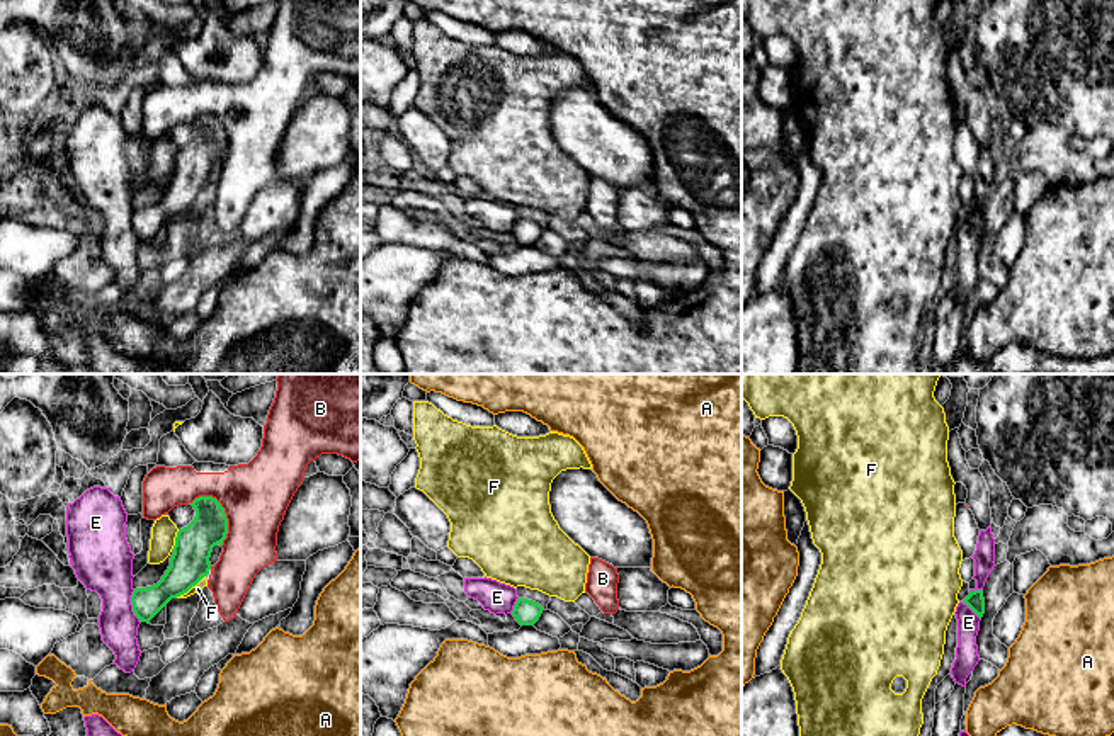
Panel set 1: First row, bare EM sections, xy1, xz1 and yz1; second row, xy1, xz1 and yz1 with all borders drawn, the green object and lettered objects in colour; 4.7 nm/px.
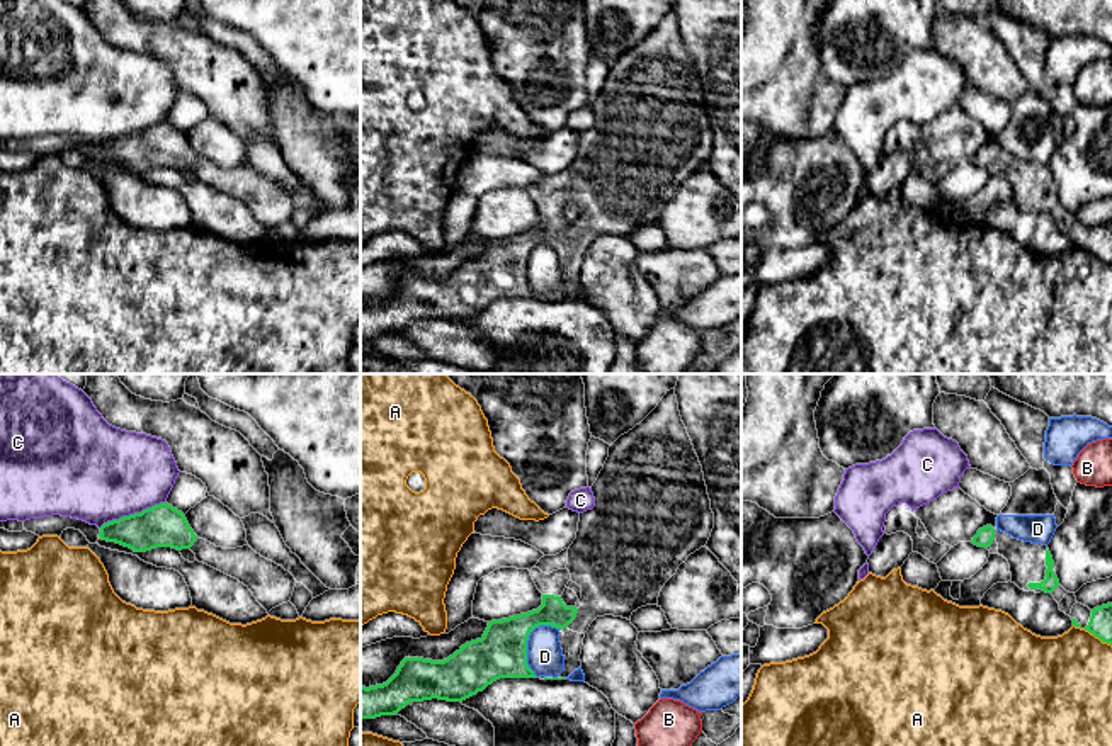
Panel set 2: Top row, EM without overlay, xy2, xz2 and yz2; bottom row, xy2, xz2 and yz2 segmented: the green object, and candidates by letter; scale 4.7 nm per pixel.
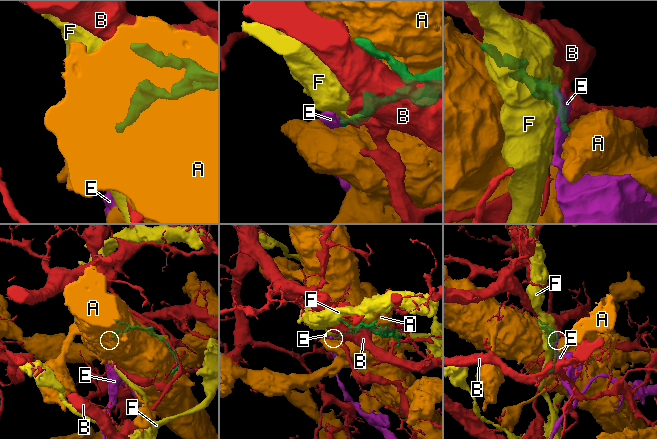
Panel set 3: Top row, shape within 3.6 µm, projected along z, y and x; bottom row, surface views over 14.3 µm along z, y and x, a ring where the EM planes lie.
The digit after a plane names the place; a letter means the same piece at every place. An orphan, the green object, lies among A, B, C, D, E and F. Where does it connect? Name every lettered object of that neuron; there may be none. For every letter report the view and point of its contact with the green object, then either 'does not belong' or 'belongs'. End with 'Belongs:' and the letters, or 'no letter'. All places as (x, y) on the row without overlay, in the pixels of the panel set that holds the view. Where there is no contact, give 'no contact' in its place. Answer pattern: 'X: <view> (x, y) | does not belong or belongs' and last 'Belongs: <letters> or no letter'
A: yz2 (1097, 255) | does not belong
B: xy1 (225, 135) | does not belong
C: xy2 (131, 135) | does not belong
D: xz2 (526, 265) | does not belong
E: xy1 (133, 226) | does not belong
F: xy1 (189, 208) | does not belong
Belongs: no letter

